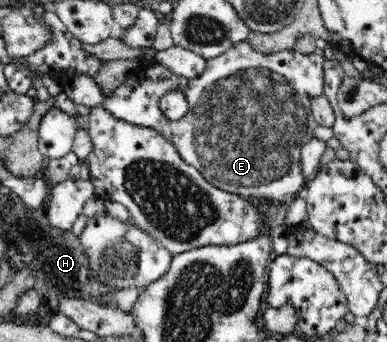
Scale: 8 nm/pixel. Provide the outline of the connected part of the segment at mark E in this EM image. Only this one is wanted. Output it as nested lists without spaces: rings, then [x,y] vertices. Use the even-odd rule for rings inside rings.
[[[246,38],[236,42],[226,53],[207,60],[206,69],[194,79],[174,75],[158,64],[140,62],[128,71],[124,83],[112,95],[102,95],[95,80],[85,75],[74,77],[63,90],[76,105],[89,108],[104,105],[114,117],[162,132],[178,148],[184,161],[202,171],[206,181],[214,187],[245,200],[264,201],[276,212],[283,213],[294,199],[302,196],[310,178],[302,172],[301,147],[315,137],[315,129],[320,124],[311,111],[311,101],[314,97],[324,96],[325,61],[320,52],[310,55],[302,55],[294,49],[269,54],[258,52]],[[172,91],[181,91],[189,106],[188,114],[178,121],[166,119],[159,109],[161,97]]]

